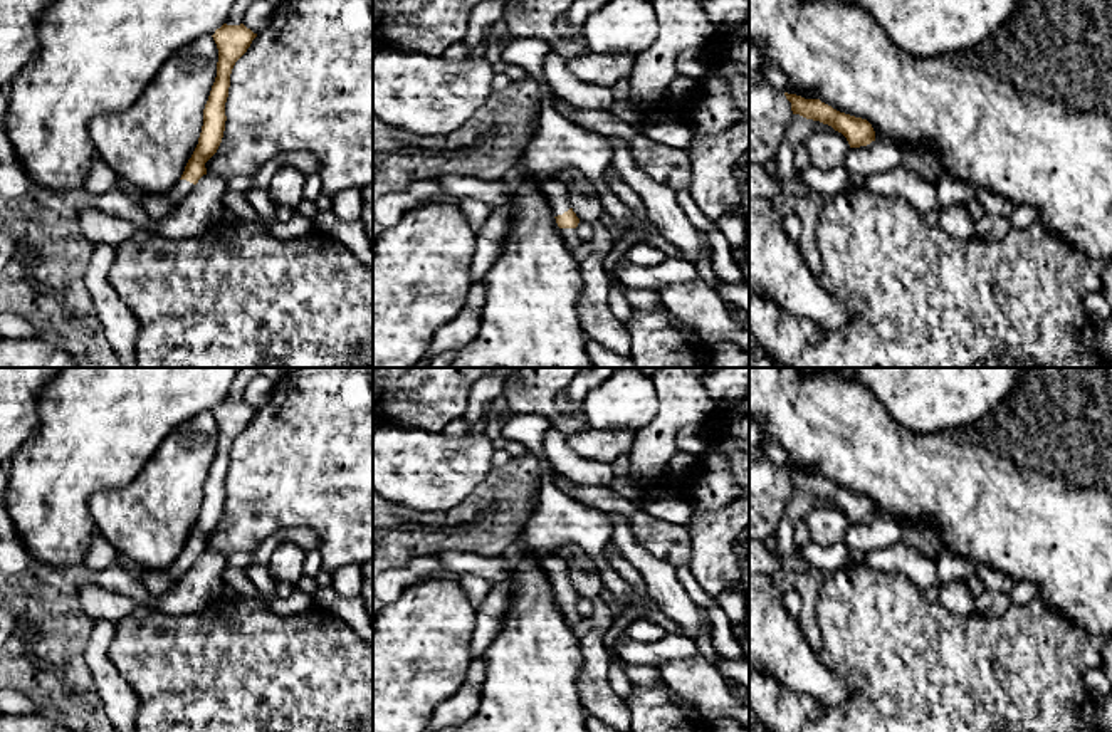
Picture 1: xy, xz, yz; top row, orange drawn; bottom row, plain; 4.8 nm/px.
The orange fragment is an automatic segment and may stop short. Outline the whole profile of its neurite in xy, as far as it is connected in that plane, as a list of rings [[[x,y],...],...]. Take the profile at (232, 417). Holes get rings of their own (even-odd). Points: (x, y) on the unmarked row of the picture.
[[[223,400],[212,413],[218,425],[217,453],[203,485],[203,502],[198,520],[188,536],[181,554],[166,569],[166,573],[175,579],[181,579],[195,564],[198,556],[207,551],[205,539],[217,529],[225,507],[225,478],[228,473],[232,445],[247,428],[257,410],[244,400]]]

